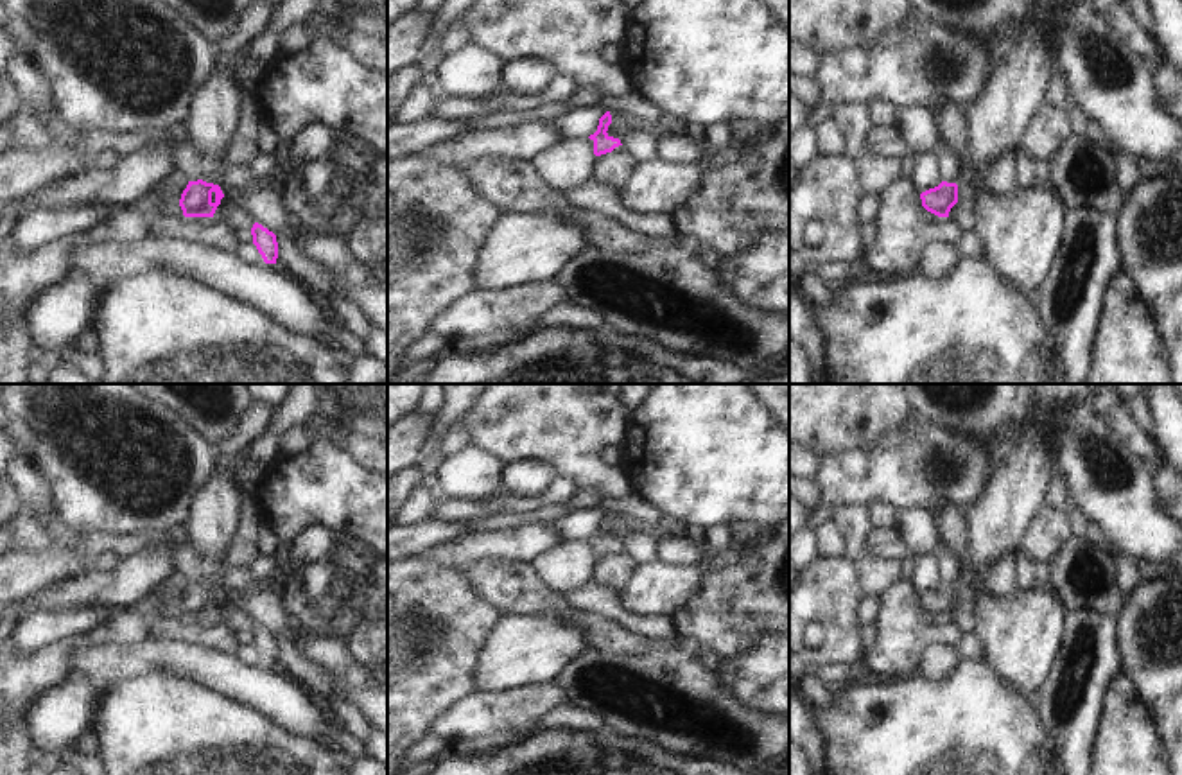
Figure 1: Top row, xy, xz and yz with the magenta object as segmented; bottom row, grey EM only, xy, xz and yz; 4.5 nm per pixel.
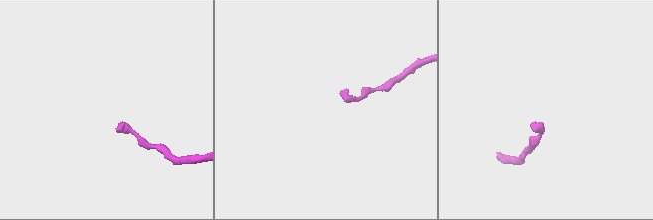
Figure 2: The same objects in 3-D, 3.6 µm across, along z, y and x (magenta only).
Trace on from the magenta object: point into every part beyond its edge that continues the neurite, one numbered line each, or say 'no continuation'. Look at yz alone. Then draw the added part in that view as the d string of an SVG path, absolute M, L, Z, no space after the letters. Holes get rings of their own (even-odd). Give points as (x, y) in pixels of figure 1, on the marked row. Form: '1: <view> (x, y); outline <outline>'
1: yz (947, 160); outline M945 144L933 151L940 161L940 179L952 183L958 178L958 160Z

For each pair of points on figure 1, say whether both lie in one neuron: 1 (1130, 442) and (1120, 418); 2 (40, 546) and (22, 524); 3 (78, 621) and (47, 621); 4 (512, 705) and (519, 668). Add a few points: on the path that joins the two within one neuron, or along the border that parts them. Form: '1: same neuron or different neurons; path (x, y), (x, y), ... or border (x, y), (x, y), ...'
1: same neuron; path (1130, 436), (1121, 424)
2: same neuron; path (34, 540), (24, 530)
3: same neuron; path (70, 621), (54, 621)
4: different neurons; border (553, 680), (501, 691), (478, 691)

